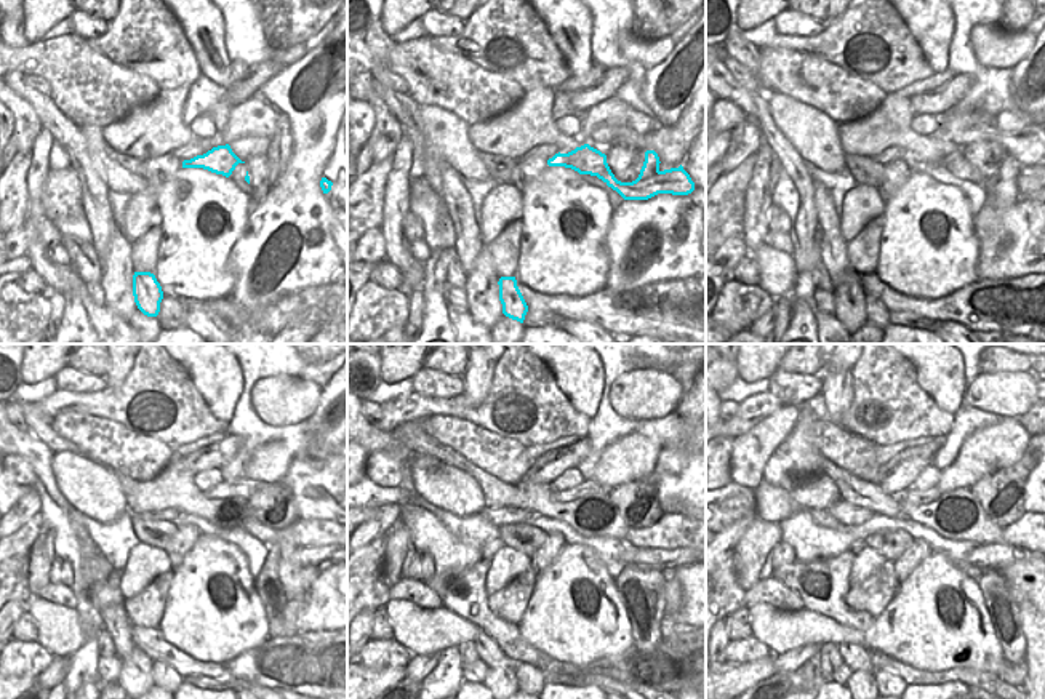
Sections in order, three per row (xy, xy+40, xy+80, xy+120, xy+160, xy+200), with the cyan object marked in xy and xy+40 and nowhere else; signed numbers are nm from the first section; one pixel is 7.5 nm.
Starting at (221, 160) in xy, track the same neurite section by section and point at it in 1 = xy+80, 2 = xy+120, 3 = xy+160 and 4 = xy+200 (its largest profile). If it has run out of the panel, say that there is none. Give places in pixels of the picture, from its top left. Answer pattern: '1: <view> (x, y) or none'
1: xy+80 (1013, 178)
2: xy+120 (304, 533)
3: xy+160 (671, 531)
4: xy+200 (1031, 531)

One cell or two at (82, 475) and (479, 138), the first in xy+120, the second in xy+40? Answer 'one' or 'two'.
two

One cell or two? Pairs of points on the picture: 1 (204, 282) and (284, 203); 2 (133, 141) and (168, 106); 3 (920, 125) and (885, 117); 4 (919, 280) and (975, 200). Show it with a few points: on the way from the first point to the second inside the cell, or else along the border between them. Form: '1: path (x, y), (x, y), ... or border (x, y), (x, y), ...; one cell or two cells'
1: border (247, 223), (229, 256), (229, 295); two cells
2: path (141, 133), (160, 114); one cell
3: border (912, 115), (912, 128), (928, 136); two cells
4: border (943, 183), (957, 187), (964, 194), (973, 216); two cells

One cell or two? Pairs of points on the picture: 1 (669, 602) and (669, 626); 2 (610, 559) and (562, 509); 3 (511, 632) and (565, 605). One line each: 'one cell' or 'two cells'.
1: one cell
2: two cells
3: two cells

